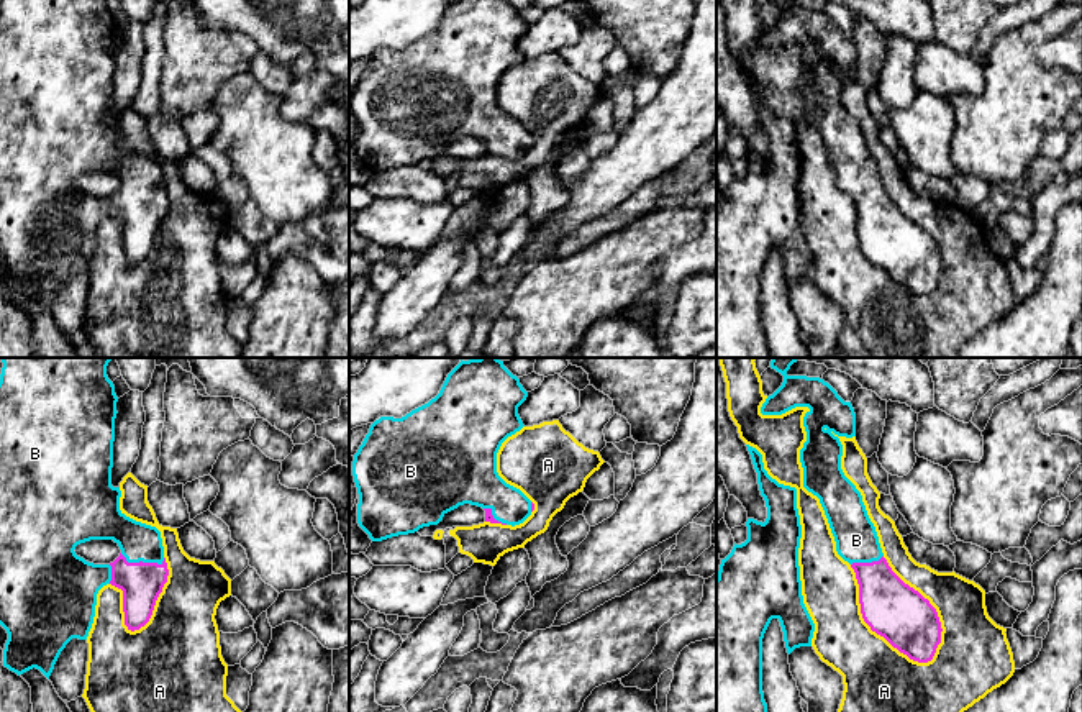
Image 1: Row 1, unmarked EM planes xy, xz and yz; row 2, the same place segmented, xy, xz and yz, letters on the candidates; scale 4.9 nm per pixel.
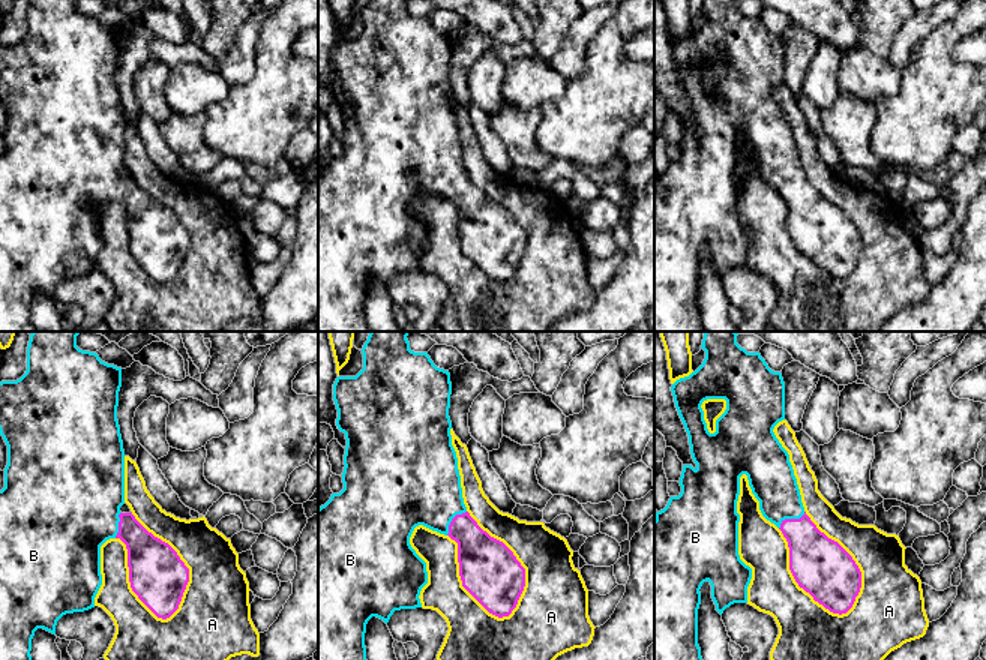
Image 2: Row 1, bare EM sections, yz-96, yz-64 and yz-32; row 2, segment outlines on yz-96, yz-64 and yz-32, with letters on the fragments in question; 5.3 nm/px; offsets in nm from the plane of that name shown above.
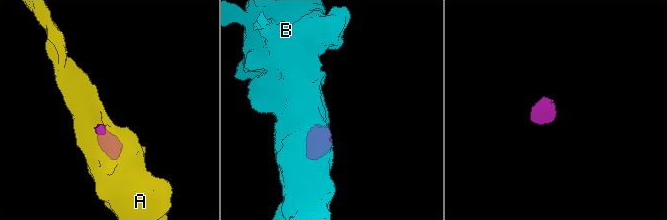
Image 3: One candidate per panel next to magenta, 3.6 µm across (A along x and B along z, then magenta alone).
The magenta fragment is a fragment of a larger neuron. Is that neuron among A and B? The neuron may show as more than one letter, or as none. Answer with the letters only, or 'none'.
B

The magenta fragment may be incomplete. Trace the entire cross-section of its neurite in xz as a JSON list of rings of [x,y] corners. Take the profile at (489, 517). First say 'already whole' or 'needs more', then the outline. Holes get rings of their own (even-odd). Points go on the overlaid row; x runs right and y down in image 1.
needs more | [[[472,358],[448,374],[439,394],[402,418],[375,420],[354,454],[352,476],[359,494],[357,523],[372,541],[438,525],[459,505],[485,510],[485,522],[520,525],[534,504],[497,472],[502,443],[525,425],[518,407],[528,392],[498,358]]]

